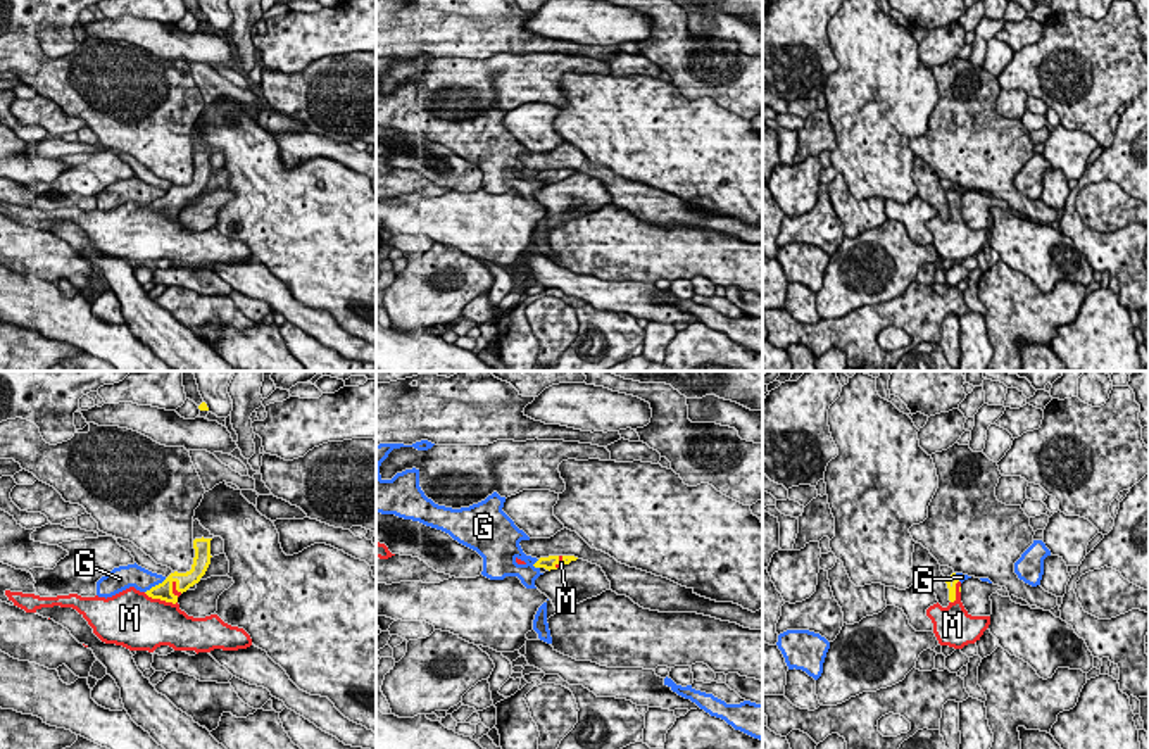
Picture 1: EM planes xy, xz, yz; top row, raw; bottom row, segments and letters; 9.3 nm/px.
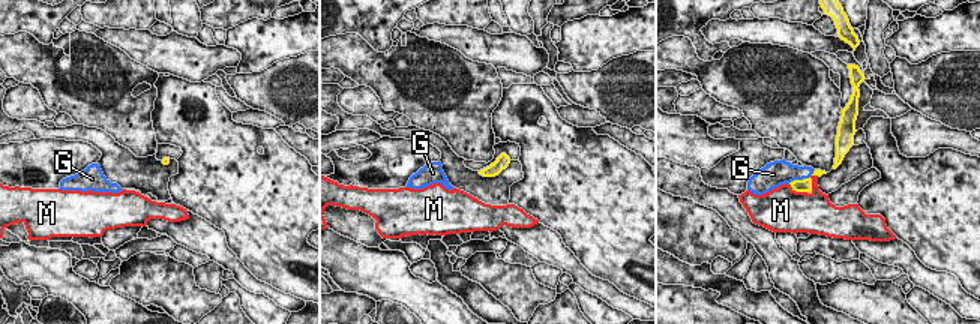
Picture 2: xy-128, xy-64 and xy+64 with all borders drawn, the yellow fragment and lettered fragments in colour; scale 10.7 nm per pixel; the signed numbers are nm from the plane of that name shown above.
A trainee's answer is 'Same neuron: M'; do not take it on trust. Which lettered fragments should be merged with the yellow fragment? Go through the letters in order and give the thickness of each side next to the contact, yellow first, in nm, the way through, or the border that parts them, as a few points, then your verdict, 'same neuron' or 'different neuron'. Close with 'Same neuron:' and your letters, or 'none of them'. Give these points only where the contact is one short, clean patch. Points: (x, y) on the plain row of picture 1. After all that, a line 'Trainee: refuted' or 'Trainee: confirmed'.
G: 160/220 nm | along xy (166, 192), (145, 206) | different neuron
M: 160/460 nm | across xy (163, 204), (161, 213), (147, 235) | same neuron
Same neuron: M
Trainee: confirmed

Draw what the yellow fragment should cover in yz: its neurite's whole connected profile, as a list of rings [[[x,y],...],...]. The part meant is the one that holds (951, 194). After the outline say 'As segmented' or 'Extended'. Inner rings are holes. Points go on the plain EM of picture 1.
[[[956,186],[945,192],[949,202],[949,219],[939,216],[926,223],[926,230],[933,236],[933,247],[940,259],[963,262],[980,254],[990,238],[990,230],[971,230],[961,216],[961,195]]]. Extended

